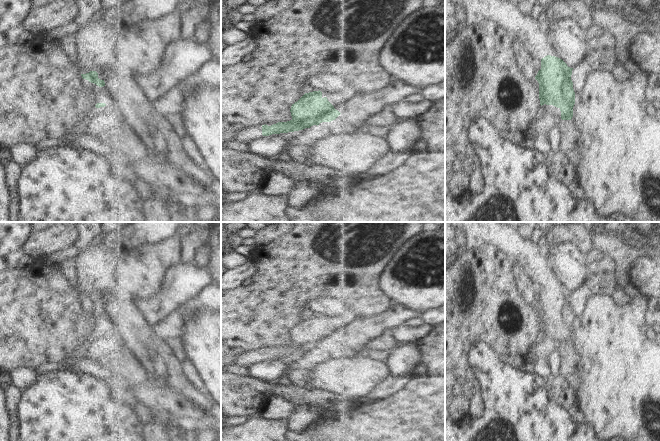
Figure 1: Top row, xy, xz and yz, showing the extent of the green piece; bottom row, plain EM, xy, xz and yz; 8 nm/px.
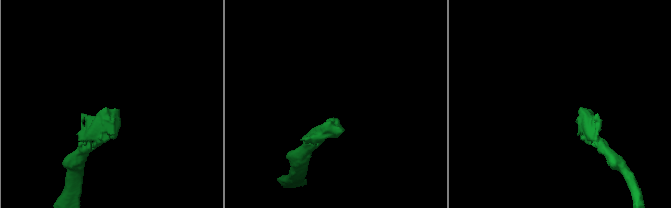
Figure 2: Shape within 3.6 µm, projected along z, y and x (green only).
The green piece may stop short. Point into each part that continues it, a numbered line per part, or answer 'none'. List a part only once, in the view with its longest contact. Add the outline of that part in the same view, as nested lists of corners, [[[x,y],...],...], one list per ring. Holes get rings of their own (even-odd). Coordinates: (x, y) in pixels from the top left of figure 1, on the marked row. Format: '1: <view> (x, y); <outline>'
none

